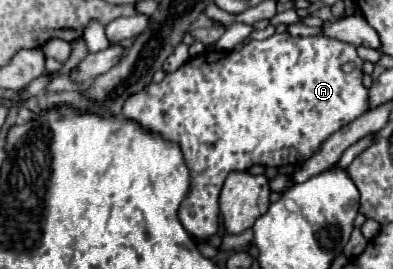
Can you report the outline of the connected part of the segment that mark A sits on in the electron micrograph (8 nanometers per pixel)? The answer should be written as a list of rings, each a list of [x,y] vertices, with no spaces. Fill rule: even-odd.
[[[287,32],[283,34],[273,34],[271,38],[267,40],[251,40],[249,44],[245,44],[243,50],[235,52],[225,52],[225,50],[211,50],[211,52],[203,52],[201,56],[195,56],[191,58],[189,62],[185,62],[181,68],[177,68],[175,72],[169,72],[165,74],[165,78],[155,84],[155,82],[149,82],[143,90],[131,94],[127,100],[125,100],[125,106],[123,106],[123,116],[125,118],[133,118],[137,122],[141,122],[141,126],[153,130],[153,132],[159,132],[163,138],[171,140],[171,142],[177,142],[183,150],[183,156],[185,156],[185,164],[187,168],[191,170],[191,190],[187,194],[187,198],[183,200],[181,208],[179,208],[179,220],[183,224],[183,228],[191,234],[191,238],[199,244],[205,244],[207,238],[211,238],[213,234],[217,234],[217,228],[219,228],[219,194],[221,194],[221,188],[223,188],[223,182],[225,178],[229,176],[229,172],[233,170],[249,170],[251,166],[255,164],[261,164],[266,167],[278,167],[285,166],[285,164],[291,164],[291,166],[301,166],[303,162],[307,162],[313,154],[319,152],[321,144],[331,136],[335,134],[337,130],[341,130],[345,124],[353,122],[355,118],[359,118],[363,112],[369,110],[369,104],[367,104],[367,88],[363,86],[363,60],[357,56],[357,48],[353,44],[343,44],[341,40],[331,40],[331,38],[325,38],[325,36],[309,36],[309,38],[303,38],[303,36],[291,36]],[[345,62],[353,62],[355,64],[355,70],[353,72],[343,72],[341,70],[341,64]]]

